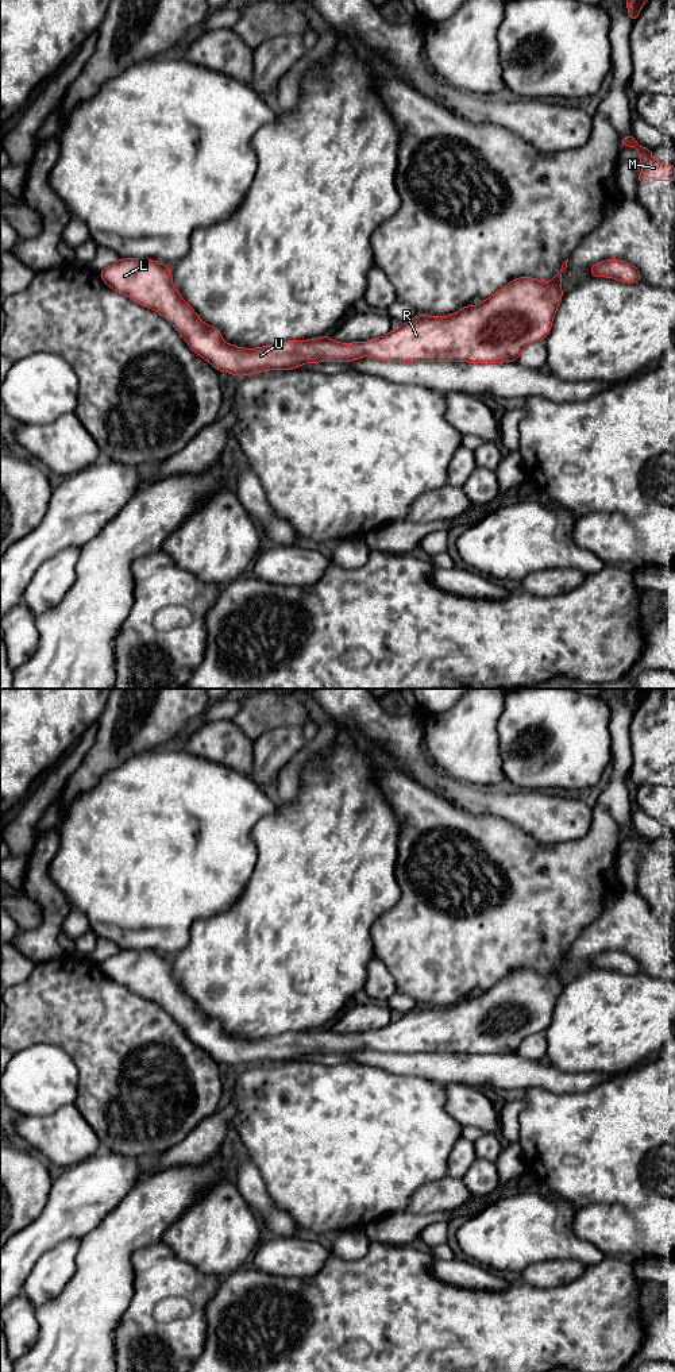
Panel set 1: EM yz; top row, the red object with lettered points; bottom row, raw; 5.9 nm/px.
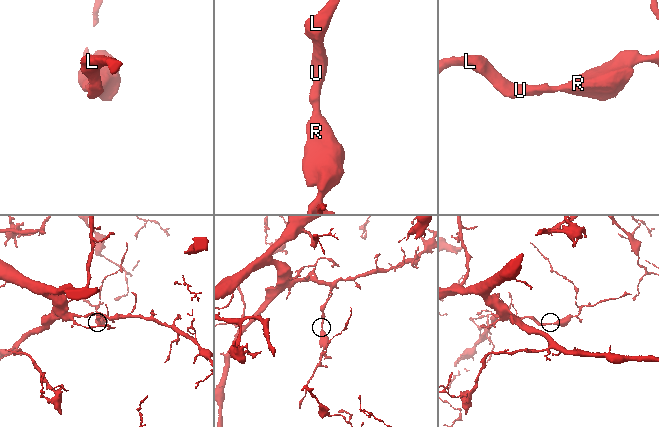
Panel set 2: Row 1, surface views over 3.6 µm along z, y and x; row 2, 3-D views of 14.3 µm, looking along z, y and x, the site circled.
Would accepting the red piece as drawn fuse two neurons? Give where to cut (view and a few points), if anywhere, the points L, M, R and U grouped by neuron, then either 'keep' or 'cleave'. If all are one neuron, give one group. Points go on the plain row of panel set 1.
no cut | L M R U | keep

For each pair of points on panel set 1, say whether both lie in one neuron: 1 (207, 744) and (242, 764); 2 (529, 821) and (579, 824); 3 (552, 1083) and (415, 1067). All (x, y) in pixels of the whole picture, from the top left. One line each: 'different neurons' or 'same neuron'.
1: same neuron
2: same neuron
3: same neuron

